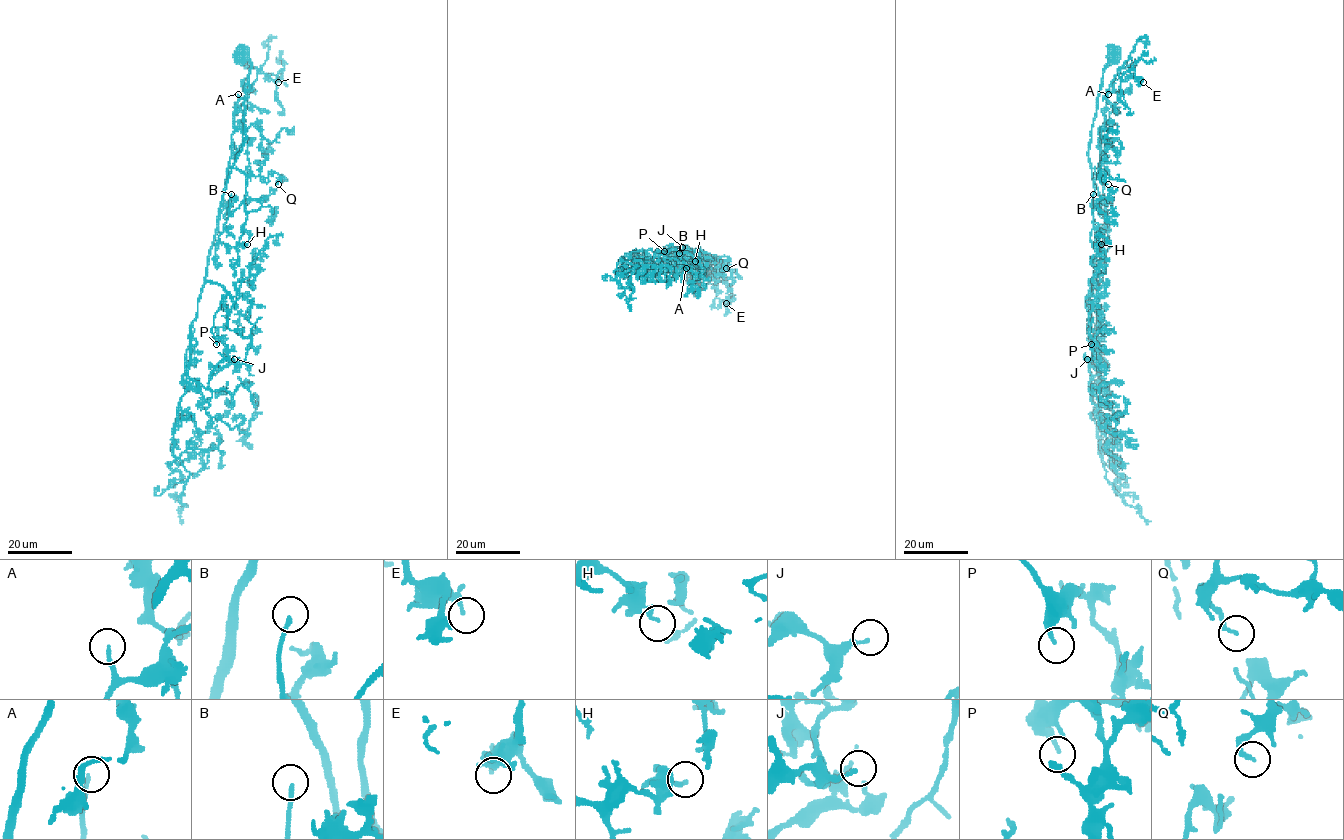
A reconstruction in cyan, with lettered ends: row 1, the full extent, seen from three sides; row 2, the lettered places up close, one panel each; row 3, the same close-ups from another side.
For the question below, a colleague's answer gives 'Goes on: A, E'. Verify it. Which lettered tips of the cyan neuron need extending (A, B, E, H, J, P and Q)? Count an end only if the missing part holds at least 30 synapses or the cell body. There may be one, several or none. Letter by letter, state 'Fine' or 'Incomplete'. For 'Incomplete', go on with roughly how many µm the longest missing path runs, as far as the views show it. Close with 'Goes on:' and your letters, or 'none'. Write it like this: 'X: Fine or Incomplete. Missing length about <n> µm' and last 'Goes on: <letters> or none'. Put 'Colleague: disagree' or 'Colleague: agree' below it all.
A: Incomplete. Missing length about 30 µm
B: Incomplete. Missing length about 20 µm
E: Fine
H: Fine
J: Fine
P: Fine
Q: Fine
Goes on: A, B
Colleague: disagree

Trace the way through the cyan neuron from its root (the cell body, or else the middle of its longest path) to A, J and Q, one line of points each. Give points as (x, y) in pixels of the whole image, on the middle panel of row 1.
A: (688, 273), (699, 267), (692, 249), (684, 249), (666, 263), (667, 267), (679, 260), (686, 268)
J: (688, 273), (699, 267), (692, 249), (660, 270), (653, 261), (674, 249), (659, 249), (672, 257), (682, 247)
Q: (688, 273), (699, 265), (694, 251), (684, 249), (667, 267), (691, 254), (716, 259), (726, 268)

